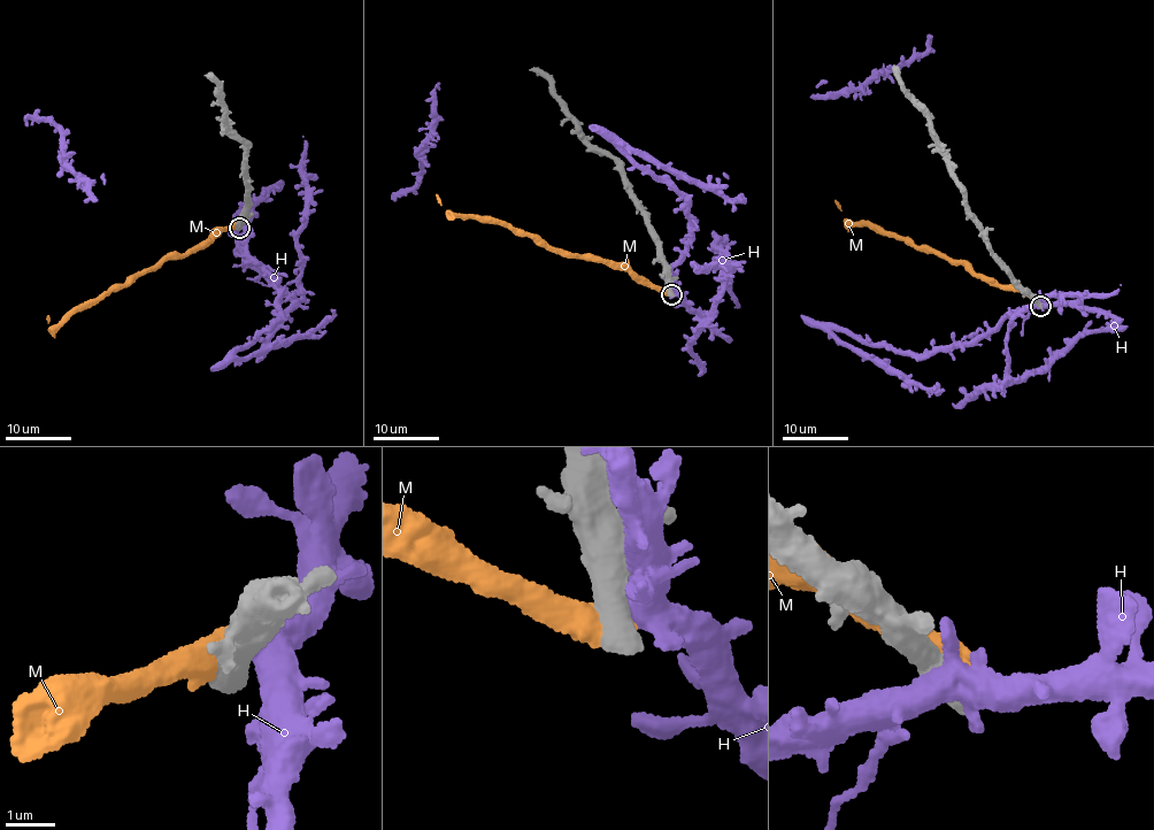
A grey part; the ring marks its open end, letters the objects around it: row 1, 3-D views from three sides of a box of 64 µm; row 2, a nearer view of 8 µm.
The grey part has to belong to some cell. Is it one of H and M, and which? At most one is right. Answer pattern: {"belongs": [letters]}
{"belongs": []}

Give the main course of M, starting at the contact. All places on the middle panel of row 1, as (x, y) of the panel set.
M: (669, 292), (652, 289), (626, 270), (556, 251), (538, 237), (518, 235), (492, 220), (451, 214), (436, 196)

